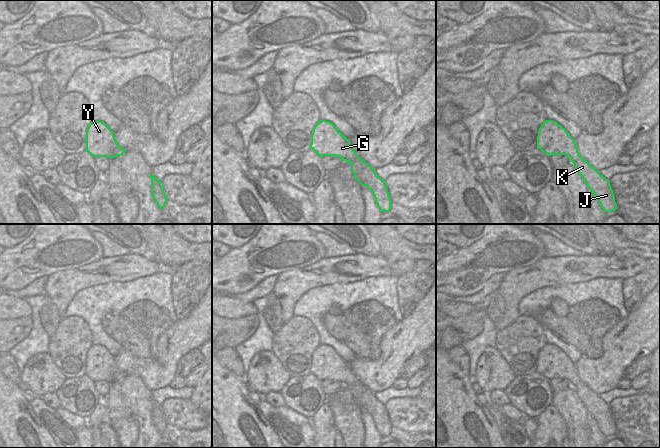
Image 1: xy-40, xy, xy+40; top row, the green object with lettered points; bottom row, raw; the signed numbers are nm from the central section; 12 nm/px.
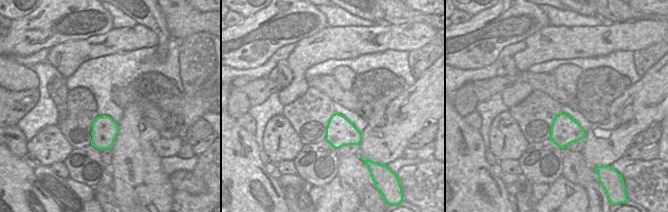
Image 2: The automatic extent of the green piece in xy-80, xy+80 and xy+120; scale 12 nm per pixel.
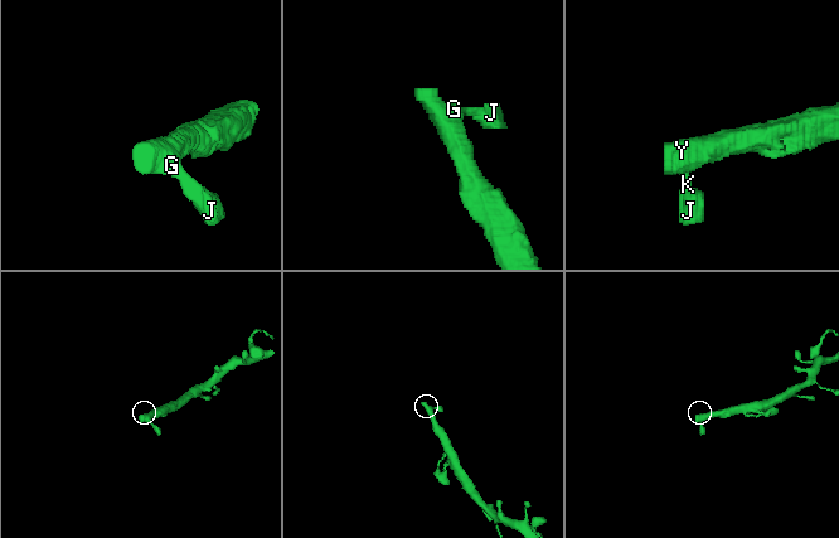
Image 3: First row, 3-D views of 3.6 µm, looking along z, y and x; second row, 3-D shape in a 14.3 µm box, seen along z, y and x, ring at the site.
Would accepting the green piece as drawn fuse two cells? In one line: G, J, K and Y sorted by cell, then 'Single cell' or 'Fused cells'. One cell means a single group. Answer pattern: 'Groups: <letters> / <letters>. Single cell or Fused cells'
Groups: G J K Y. Single cell.

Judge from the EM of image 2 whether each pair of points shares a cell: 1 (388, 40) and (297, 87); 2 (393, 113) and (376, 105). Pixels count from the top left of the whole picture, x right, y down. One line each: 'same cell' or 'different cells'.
1: same cell
2: different cells

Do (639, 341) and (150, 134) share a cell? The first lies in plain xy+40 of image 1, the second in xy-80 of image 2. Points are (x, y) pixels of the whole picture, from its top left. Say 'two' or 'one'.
two

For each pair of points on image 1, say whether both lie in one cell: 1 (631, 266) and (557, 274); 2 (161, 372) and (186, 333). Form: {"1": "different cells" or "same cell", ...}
{"1": "same cell", "2": "same cell"}

